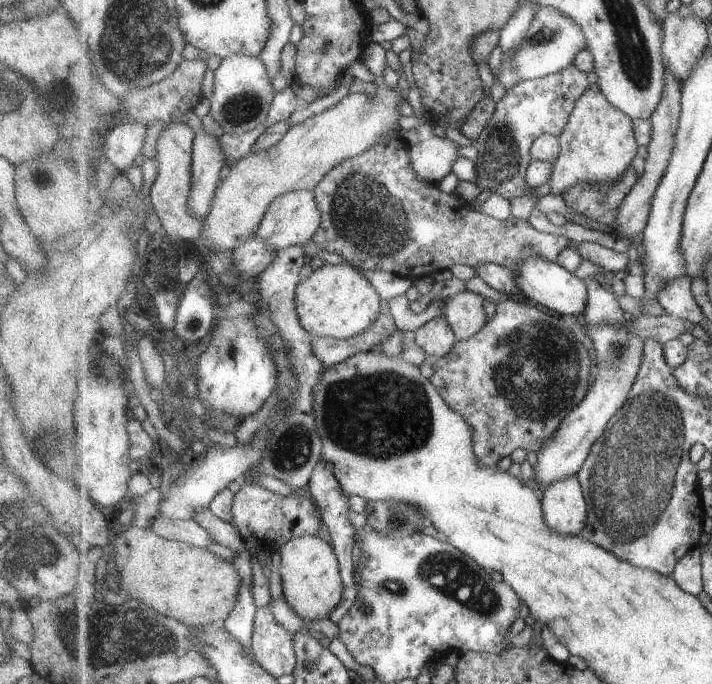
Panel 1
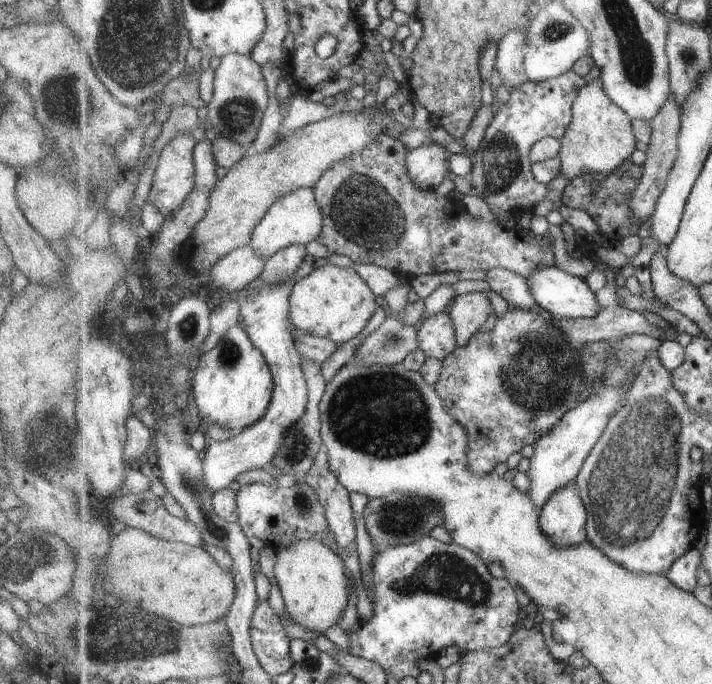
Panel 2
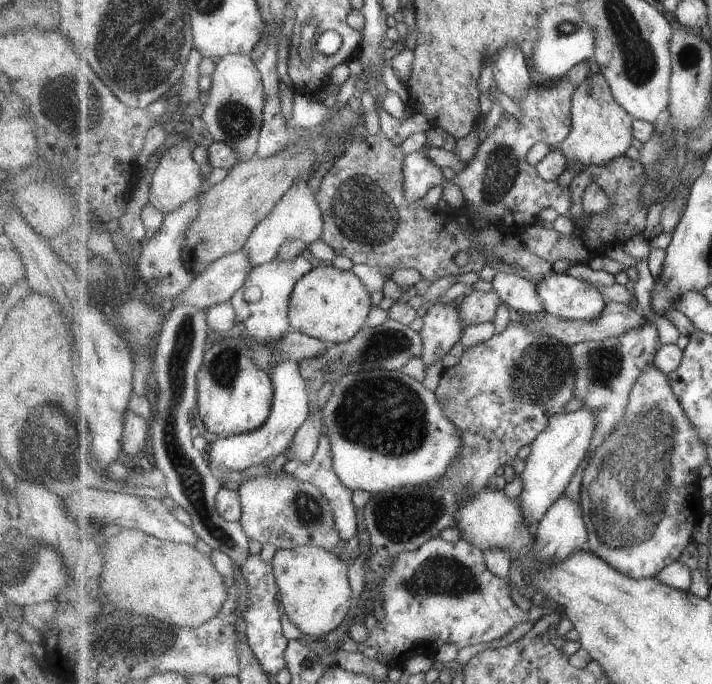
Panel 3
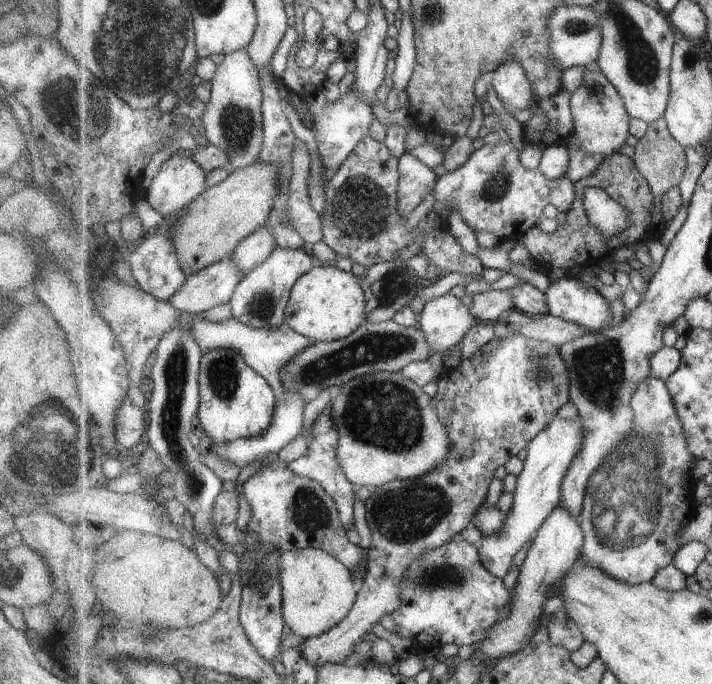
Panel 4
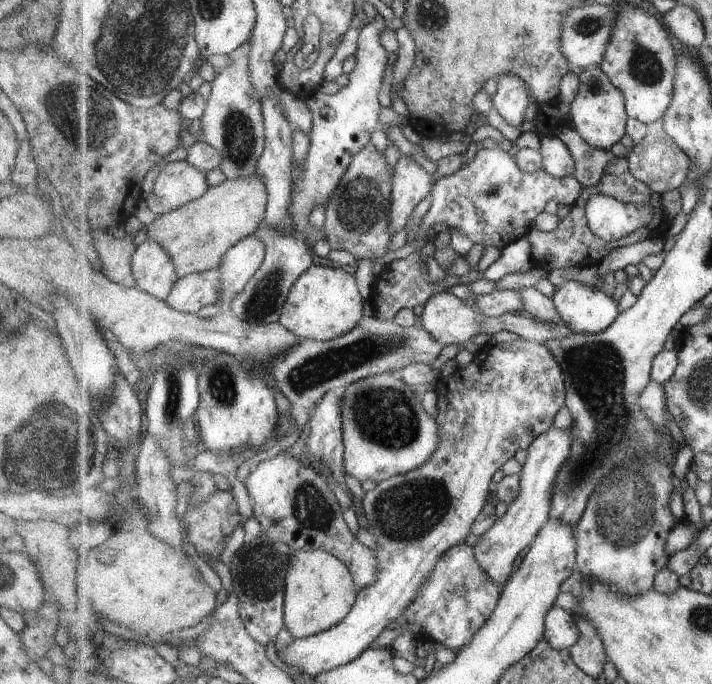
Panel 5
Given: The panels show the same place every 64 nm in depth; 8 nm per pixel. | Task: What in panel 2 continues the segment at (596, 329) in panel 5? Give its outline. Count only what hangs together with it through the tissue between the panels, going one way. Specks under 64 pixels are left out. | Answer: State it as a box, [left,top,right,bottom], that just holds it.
[526,265,602,320]

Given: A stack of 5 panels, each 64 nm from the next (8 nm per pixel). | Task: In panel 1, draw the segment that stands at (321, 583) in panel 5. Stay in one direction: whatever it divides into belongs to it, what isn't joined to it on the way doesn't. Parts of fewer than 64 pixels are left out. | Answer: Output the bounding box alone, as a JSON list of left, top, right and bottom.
[280,535,344,619]

